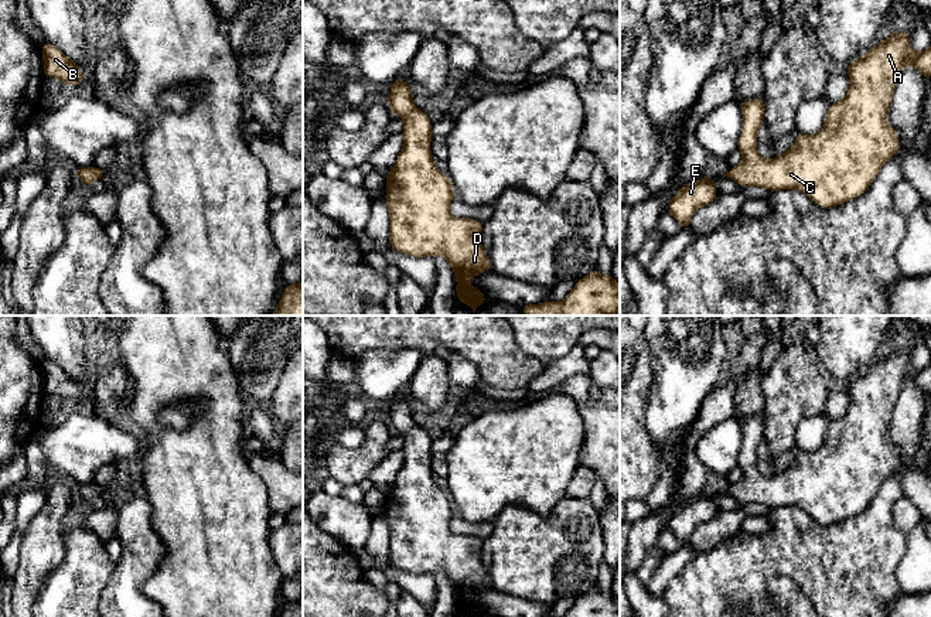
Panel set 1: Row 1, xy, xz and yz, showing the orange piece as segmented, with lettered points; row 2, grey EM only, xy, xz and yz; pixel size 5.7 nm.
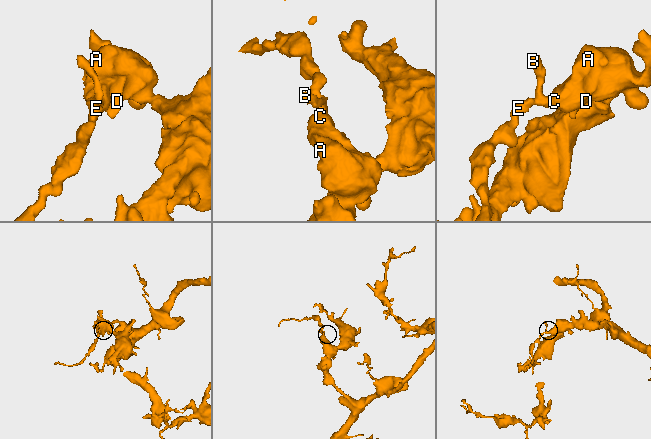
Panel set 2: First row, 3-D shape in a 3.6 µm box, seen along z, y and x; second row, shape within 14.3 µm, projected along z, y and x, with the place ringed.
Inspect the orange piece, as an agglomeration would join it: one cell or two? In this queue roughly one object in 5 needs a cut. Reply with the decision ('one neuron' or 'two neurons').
one neuron

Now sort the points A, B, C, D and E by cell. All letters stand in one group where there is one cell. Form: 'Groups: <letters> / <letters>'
Groups: A B C D E

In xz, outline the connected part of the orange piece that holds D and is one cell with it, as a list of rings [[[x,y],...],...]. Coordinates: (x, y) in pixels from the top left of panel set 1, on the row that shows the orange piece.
[[[403,78],[392,83],[385,99],[392,113],[405,119],[403,147],[386,173],[389,243],[415,258],[444,255],[457,279],[457,301],[470,304],[474,313],[488,299],[468,279],[492,270],[482,248],[482,224],[449,212],[454,188],[433,163],[432,122],[416,108]]]

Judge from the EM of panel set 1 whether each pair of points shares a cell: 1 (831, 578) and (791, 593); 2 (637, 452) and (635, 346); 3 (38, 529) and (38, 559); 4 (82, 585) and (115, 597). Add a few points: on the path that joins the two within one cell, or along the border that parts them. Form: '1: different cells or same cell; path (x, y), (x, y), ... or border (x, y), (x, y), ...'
1: different cells; border (767, 582), (774, 578), (788, 576), (811, 602)
2: same cell; path (634, 425), (634, 372)
3: same cell; path (38, 537), (38, 552)
4: different cells; border (115, 563), (115, 569), (98, 602)

